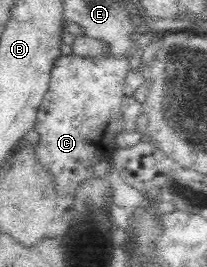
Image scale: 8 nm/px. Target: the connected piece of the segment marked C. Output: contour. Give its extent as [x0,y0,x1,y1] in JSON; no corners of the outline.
[34,53,133,195]

